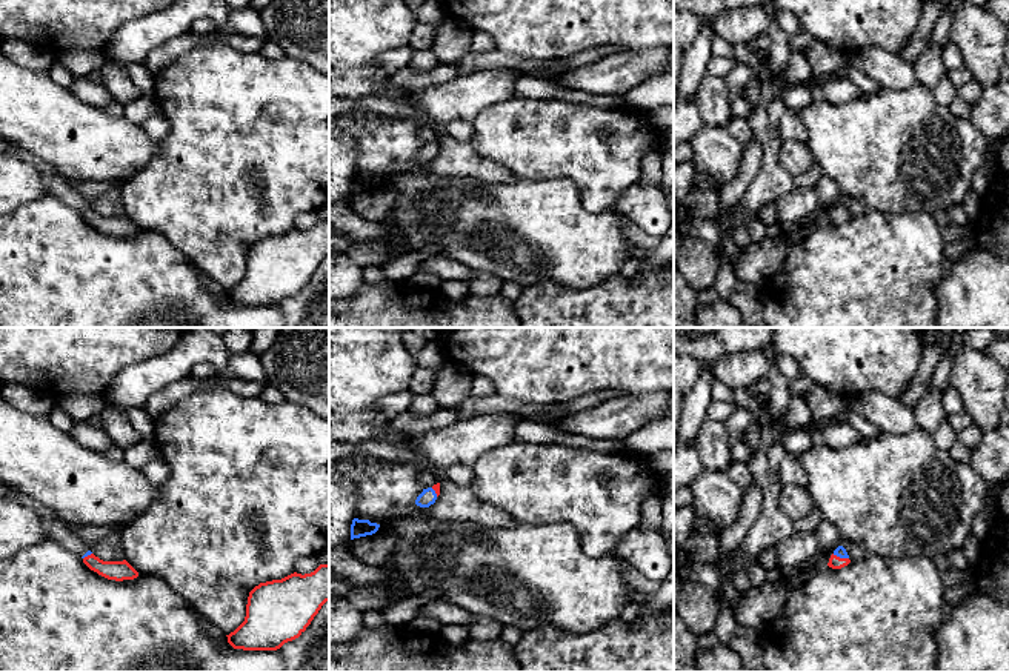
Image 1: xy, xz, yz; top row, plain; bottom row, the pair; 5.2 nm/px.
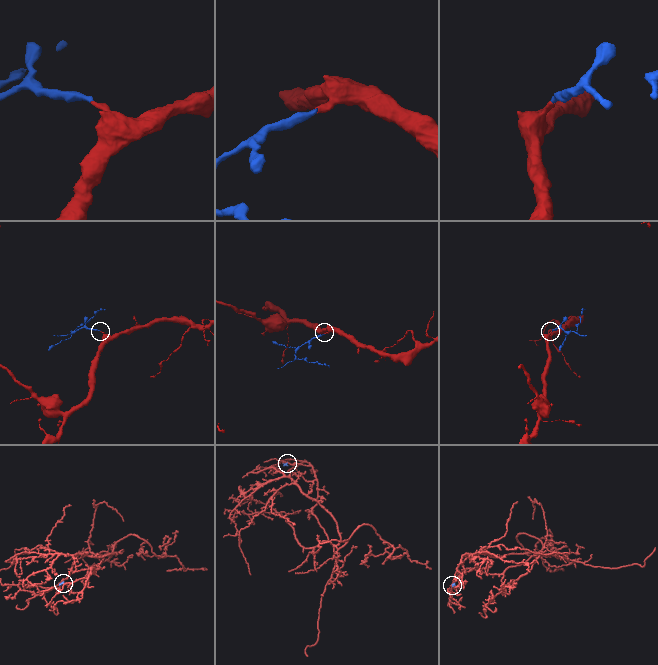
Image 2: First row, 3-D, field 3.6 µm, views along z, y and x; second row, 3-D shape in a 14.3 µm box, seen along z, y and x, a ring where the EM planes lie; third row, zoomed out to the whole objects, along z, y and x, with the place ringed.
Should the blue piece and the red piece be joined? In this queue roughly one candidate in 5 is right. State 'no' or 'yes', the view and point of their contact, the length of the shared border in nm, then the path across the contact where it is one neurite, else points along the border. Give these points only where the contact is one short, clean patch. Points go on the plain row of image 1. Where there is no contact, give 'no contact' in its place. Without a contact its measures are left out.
yes; contact yz (840, 212); length 90 nm; way yz (840, 206), (840, 212), (835, 217)

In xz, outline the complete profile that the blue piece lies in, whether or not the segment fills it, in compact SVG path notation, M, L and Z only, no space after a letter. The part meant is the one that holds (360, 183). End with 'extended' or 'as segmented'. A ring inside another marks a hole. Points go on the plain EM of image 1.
M354 174L351 180L351 195L372 191L378 186L380 180L371 178L369 175Z; as segmented

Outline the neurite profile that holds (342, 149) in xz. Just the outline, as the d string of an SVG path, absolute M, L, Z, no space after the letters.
M329 117L329 203L348 203L354 175L355 140L338 135L334 117Z

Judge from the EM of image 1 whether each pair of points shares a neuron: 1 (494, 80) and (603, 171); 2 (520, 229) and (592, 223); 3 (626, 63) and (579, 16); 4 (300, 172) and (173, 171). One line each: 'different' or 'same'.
1: different
2: same
3: different
4: same

